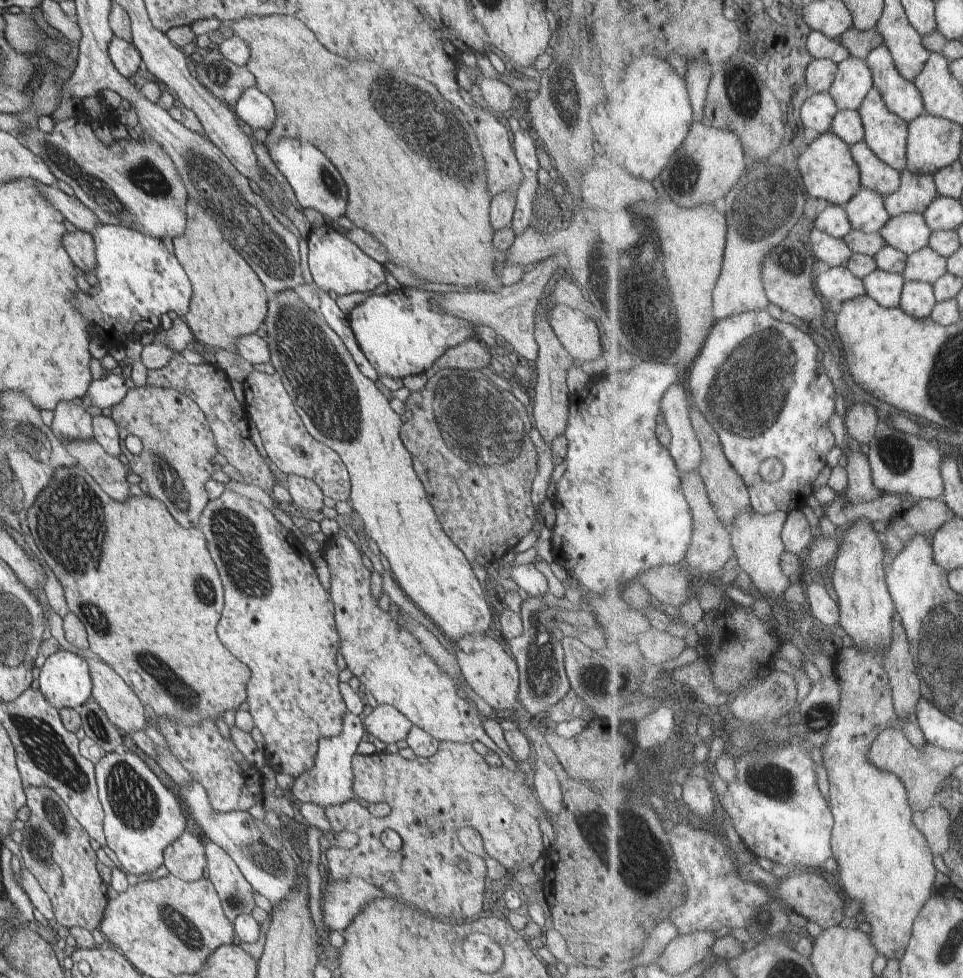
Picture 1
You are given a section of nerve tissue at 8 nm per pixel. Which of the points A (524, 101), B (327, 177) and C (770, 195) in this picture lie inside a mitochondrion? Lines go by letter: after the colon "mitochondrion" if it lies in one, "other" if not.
A: other
B: mitochondrion
C: mitochondrion

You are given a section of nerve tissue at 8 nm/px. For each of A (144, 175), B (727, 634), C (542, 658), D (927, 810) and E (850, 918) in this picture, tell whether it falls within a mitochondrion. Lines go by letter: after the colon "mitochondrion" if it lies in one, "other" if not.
A: mitochondrion
B: other
C: mitochondrion
D: other
E: other

